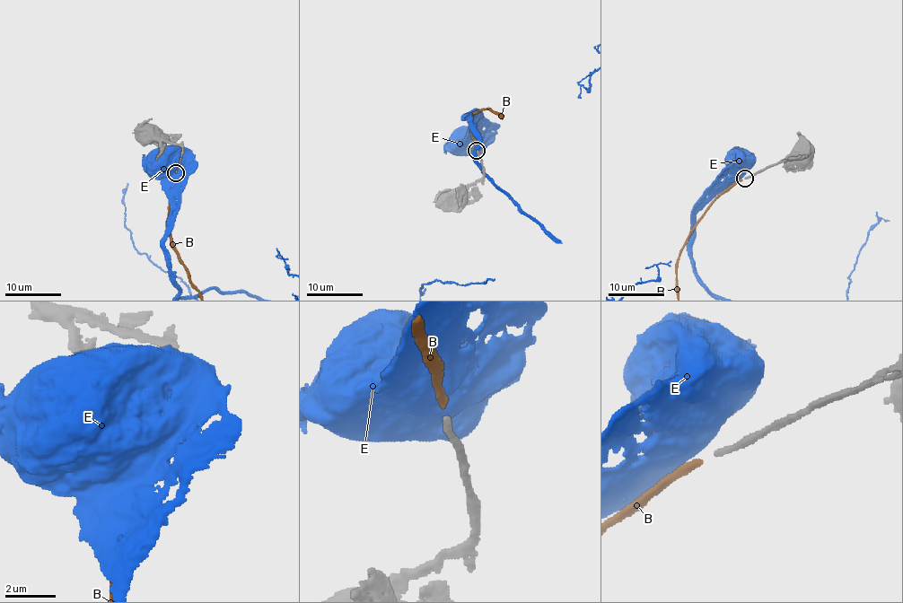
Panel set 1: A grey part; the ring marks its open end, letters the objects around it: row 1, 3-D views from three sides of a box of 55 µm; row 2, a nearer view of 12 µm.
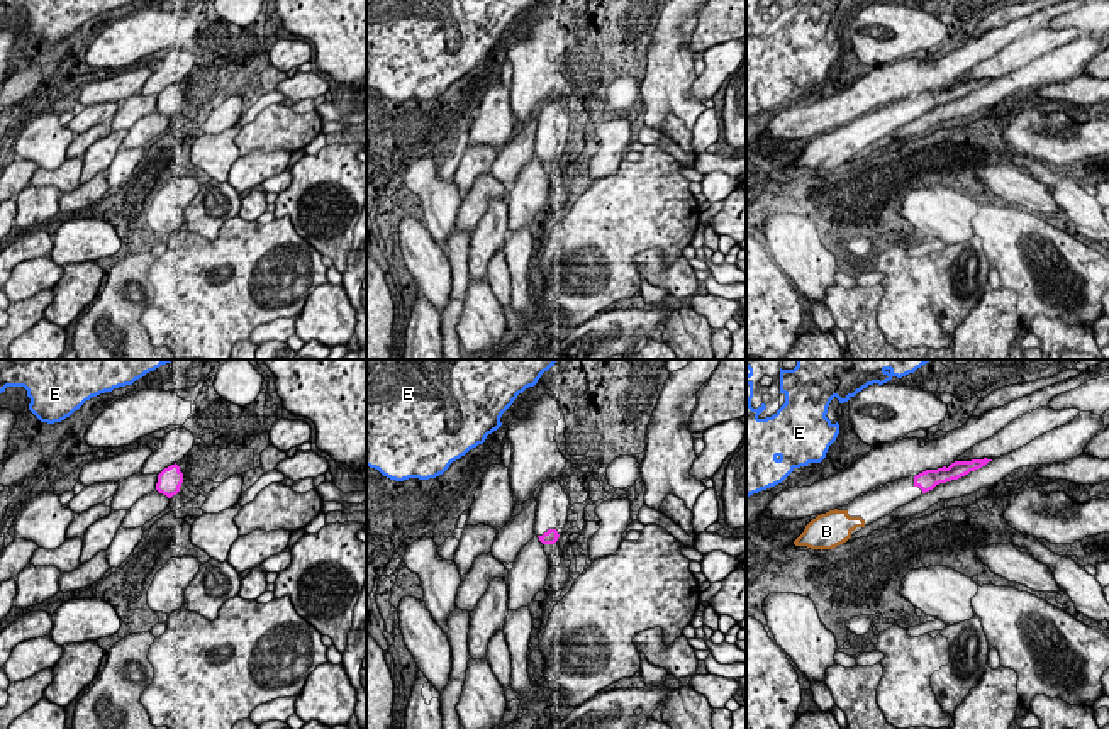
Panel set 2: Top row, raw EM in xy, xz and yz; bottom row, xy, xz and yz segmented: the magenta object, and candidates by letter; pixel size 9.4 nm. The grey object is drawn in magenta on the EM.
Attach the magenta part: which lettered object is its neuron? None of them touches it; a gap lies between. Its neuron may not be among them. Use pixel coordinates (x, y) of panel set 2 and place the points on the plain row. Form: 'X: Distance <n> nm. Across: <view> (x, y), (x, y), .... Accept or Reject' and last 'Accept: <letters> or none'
B: Distance 600 nm. Across: yz (914, 105), (863, 141). Accept
E: Distance 850 nm. Across: yz (914, 97), (836, 56). Reject
Accept: B

